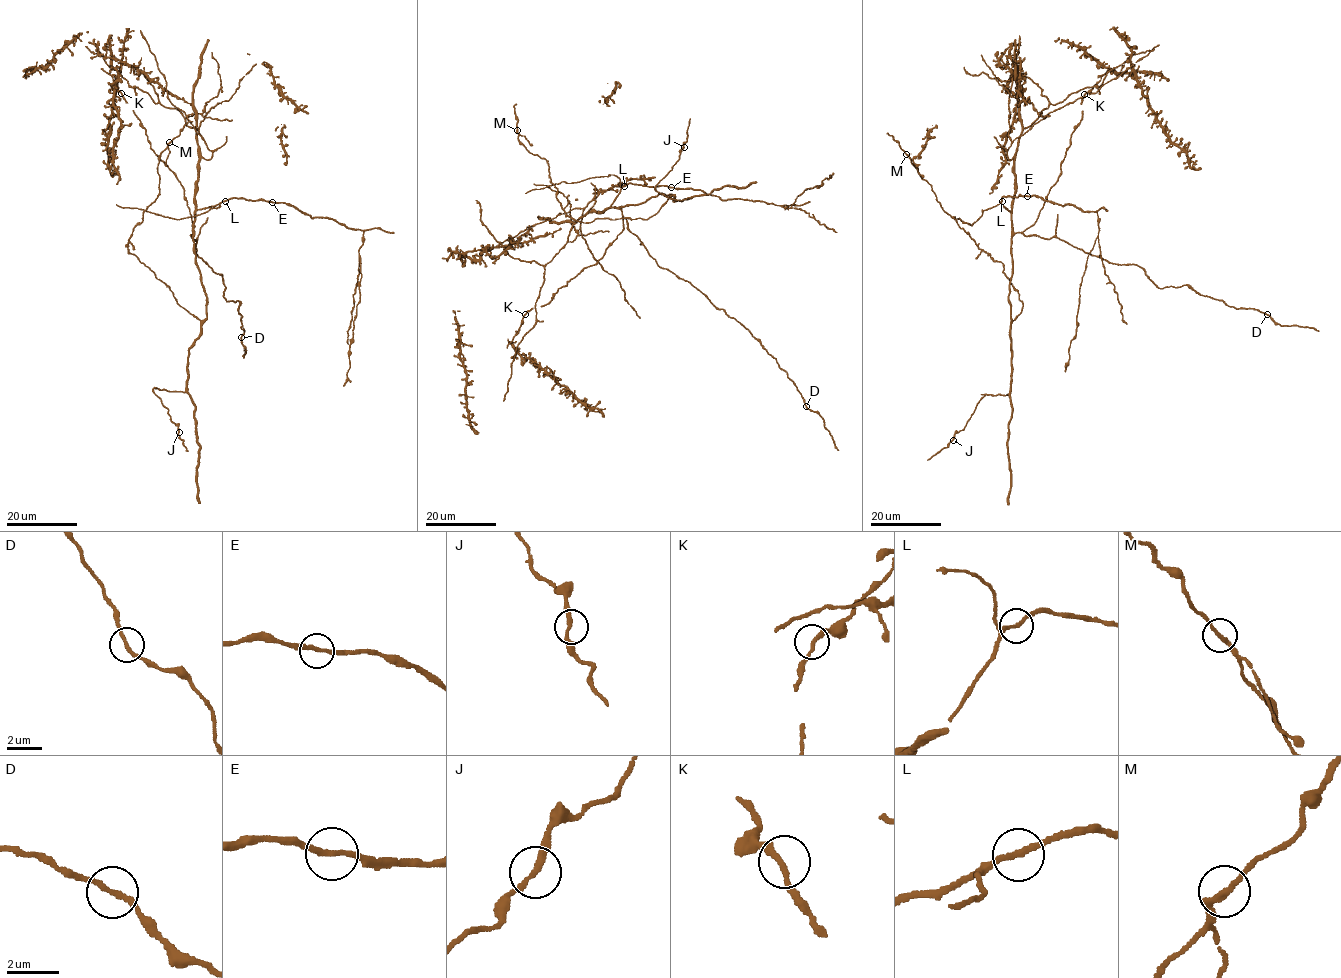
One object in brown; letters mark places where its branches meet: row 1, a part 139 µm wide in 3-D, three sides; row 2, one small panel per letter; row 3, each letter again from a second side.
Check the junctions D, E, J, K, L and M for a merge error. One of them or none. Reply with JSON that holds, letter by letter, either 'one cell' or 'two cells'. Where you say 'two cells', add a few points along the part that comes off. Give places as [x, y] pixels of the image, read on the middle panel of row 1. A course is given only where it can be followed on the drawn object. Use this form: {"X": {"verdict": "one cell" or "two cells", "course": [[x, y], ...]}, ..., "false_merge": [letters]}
{"D": {"verdict": "one cell"}, "E": {"verdict": "one cell"}, "J": {"verdict": "one cell"}, "K": {"verdict": "one cell"}, "L": {"verdict": "one cell"}, "M": {"verdict": "one cell"}, "false_merge": []}

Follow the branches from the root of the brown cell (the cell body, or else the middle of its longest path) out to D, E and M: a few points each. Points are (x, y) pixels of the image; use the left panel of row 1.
D: (196, 262), (194, 231), (190, 235), (196, 239), (196, 254), (222, 274), (226, 301), (238, 301), (241, 337)
E: (196, 262), (193, 240), (195, 211), (232, 197), (272, 202)
M: (196, 262), (206, 295), (201, 320), (127, 248), (158, 195), (157, 166), (169, 142)

